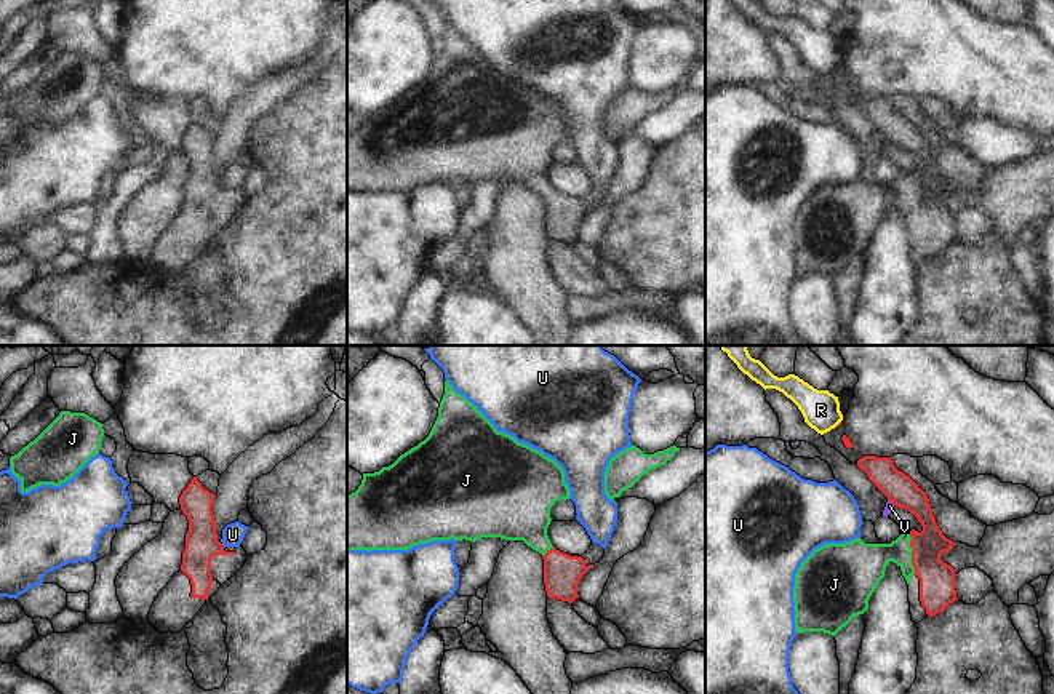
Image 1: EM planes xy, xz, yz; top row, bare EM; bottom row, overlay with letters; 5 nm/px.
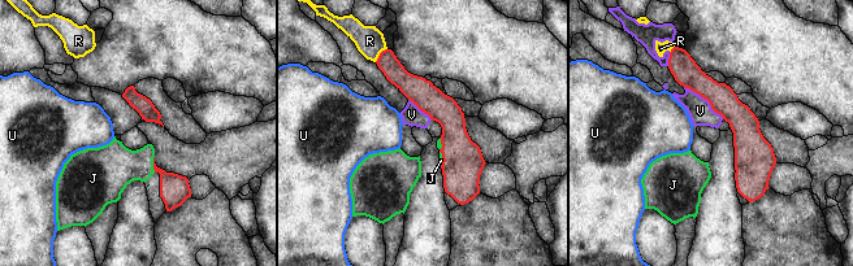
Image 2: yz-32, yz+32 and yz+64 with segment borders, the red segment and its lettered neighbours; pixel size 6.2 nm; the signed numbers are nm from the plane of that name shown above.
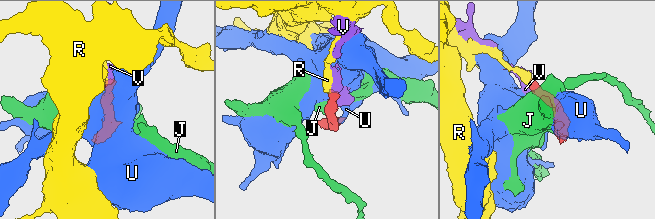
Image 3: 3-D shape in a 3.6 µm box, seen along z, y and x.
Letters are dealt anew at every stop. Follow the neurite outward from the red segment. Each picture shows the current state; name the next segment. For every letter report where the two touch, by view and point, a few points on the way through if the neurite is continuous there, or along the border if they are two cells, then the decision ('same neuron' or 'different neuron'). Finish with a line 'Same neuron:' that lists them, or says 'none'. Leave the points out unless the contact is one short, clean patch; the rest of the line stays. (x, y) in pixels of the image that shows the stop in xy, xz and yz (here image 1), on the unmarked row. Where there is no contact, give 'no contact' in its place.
J: meets red in yz at (912, 195); runs through yz (936, 219), (912, 195), (880, 195), (864, 207); same neuron
R: meets red in yz at (838, 66); border along yz (840, 63), (835, 67); different neuron
U: meets red in xz at (587, 210); border along xz (589, 208), (586, 211); different neuron
V: meets red in yz at (891, 143); different neuron
Same neuron: J

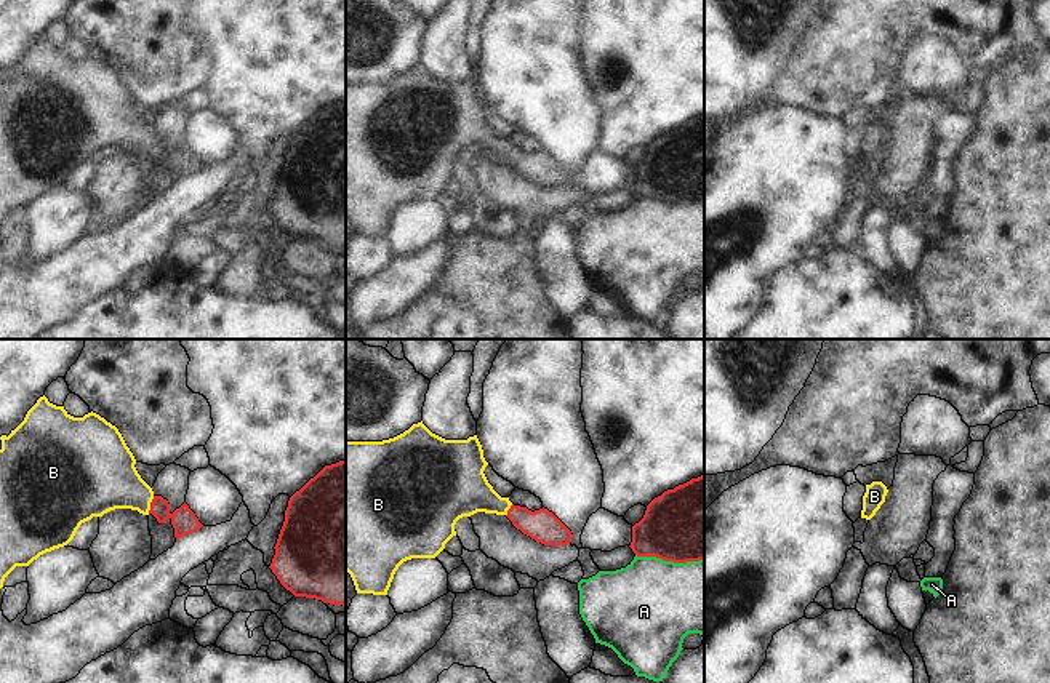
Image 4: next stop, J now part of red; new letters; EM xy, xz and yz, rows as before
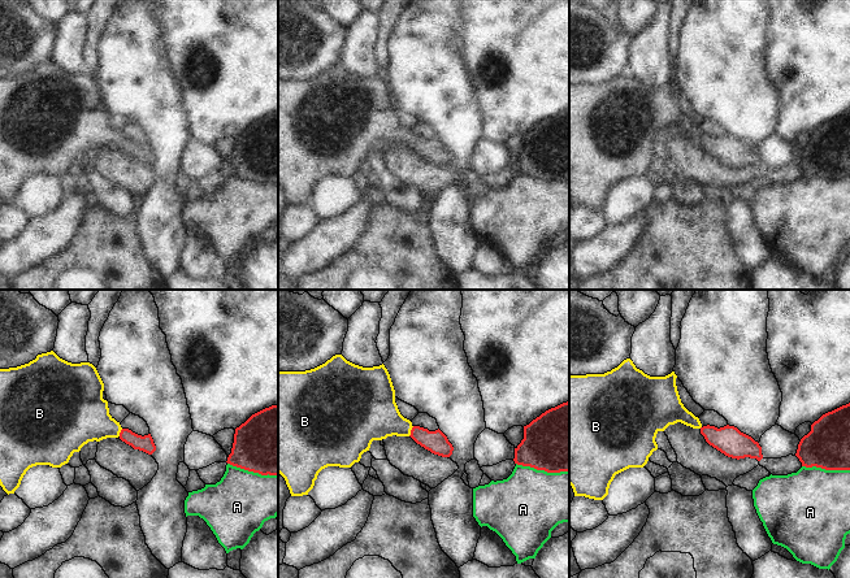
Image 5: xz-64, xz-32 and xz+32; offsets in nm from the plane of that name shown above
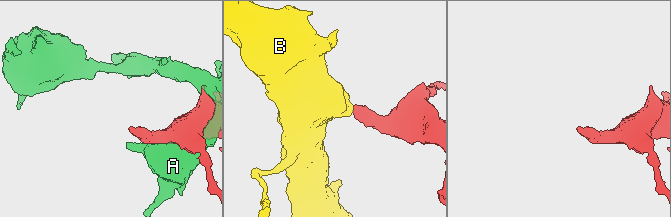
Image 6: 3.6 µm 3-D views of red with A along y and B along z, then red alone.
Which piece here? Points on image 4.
A: meets red in xz at (669, 202); different neuron
B: meets red in xy at (151, 146); runs through xy (184, 163), (151, 146), (108, 122); same neuron
Same neuron: B

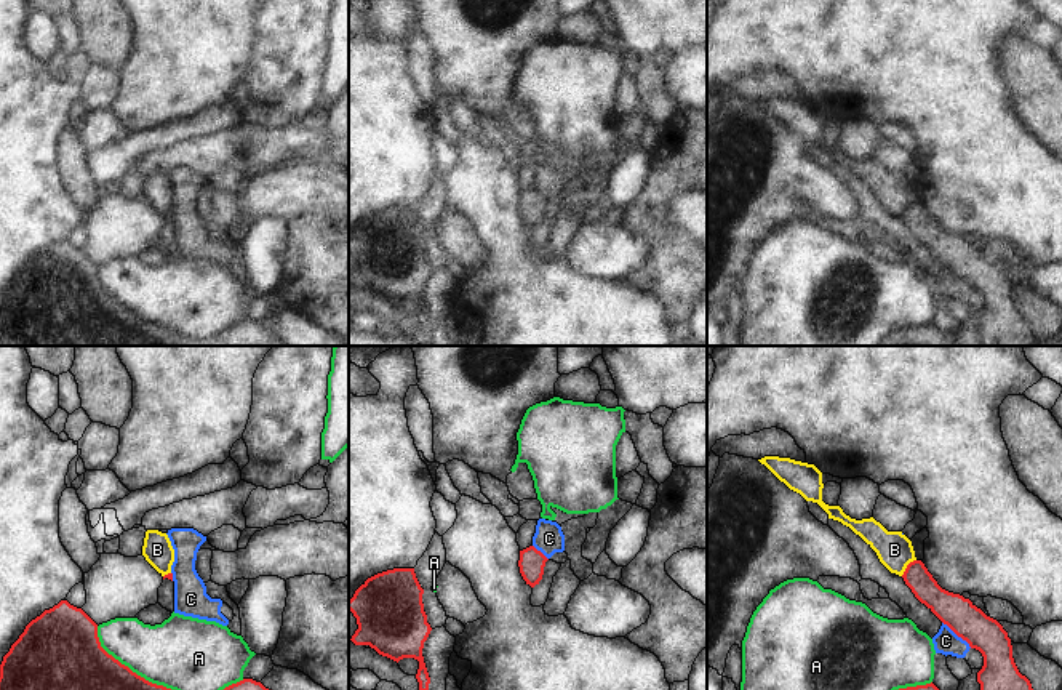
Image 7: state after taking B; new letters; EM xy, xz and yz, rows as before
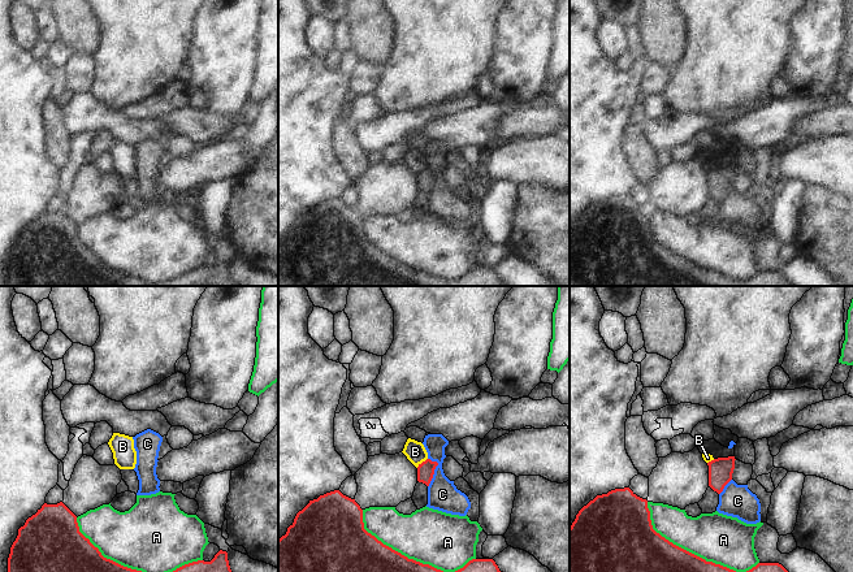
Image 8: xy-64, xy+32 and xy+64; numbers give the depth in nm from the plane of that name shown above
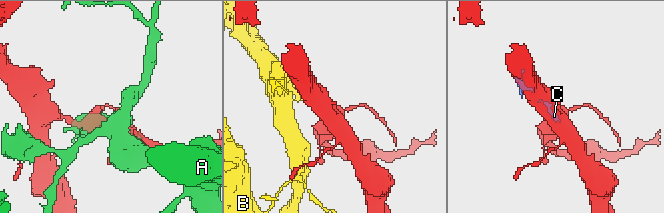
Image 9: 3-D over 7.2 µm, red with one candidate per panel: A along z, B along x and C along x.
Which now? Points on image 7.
A: meets red in xy at (163, 328); different neuron
B: meets red in yz at (907, 208); border along yz (915, 200), (901, 216); different neuron
C: meets red in yz at (957, 276); different neuron
Same neuron: none

